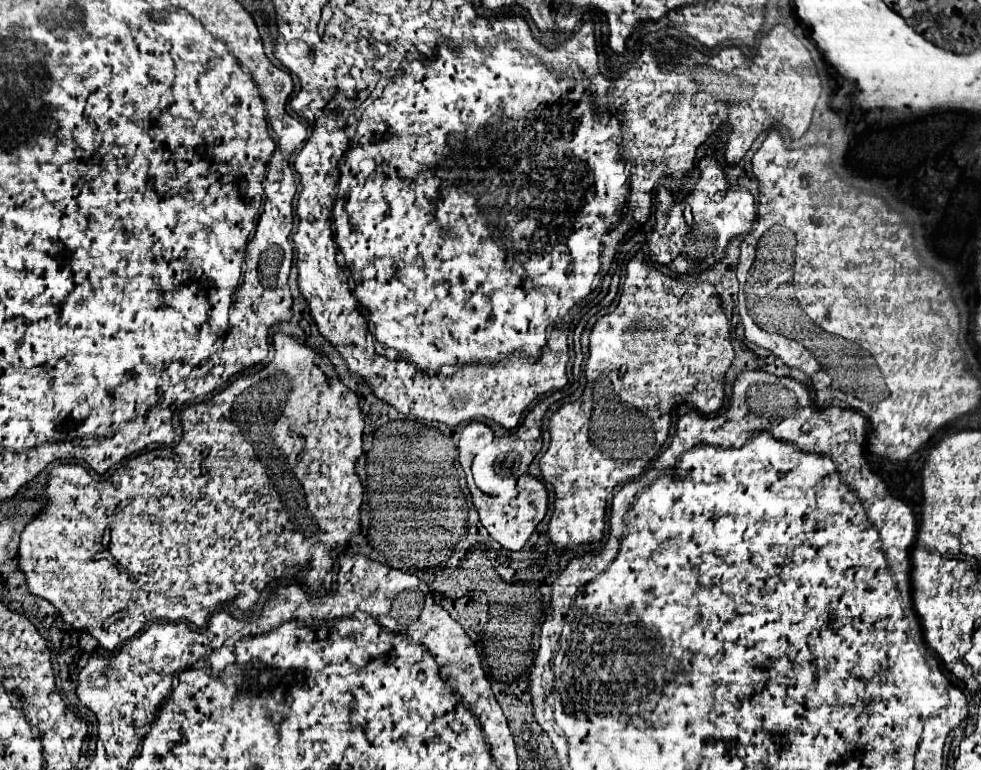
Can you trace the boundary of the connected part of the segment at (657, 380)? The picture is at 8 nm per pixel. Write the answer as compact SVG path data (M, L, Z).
M637 252L627 264L617 308L599 318L593 326L583 396L577 402L561 406L549 424L551 444L541 458L541 470L545 482L555 488L555 510L549 522L549 538L557 548L565 550L579 544L595 544L603 538L607 496L617 484L645 472L645 466L657 458L667 440L671 414L679 404L687 402L701 412L705 408L705 414L717 412L723 406L723 376L729 370L733 356L729 322L719 306L715 286L709 282L689 282L679 276L665 276L645 260L643 252Z

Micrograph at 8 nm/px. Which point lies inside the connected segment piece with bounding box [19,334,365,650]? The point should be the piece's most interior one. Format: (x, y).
(264, 477)

